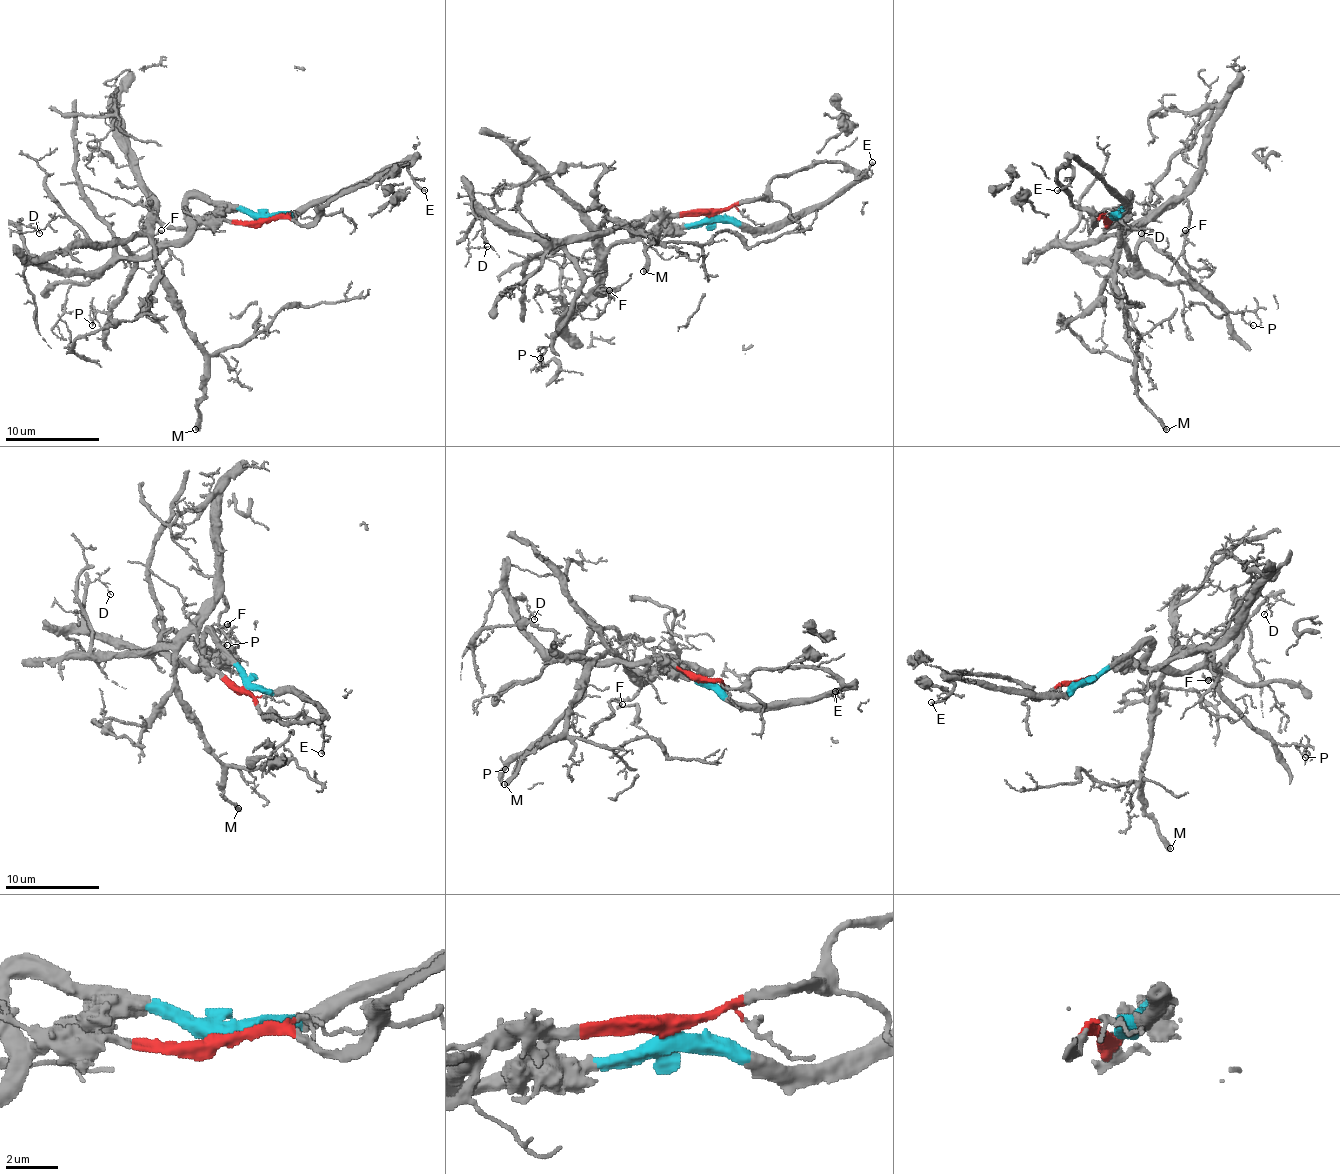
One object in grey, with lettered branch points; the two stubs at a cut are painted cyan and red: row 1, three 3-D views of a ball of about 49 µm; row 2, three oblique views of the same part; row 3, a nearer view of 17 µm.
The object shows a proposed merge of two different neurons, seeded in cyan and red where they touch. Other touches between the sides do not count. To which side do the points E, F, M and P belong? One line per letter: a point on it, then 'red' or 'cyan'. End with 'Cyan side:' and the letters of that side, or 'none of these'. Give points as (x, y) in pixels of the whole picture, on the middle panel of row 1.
E: place (872, 162); red
F: place (609, 290); red
M: place (643, 271); red
P: place (540, 358); cyan
Cyan side: P

